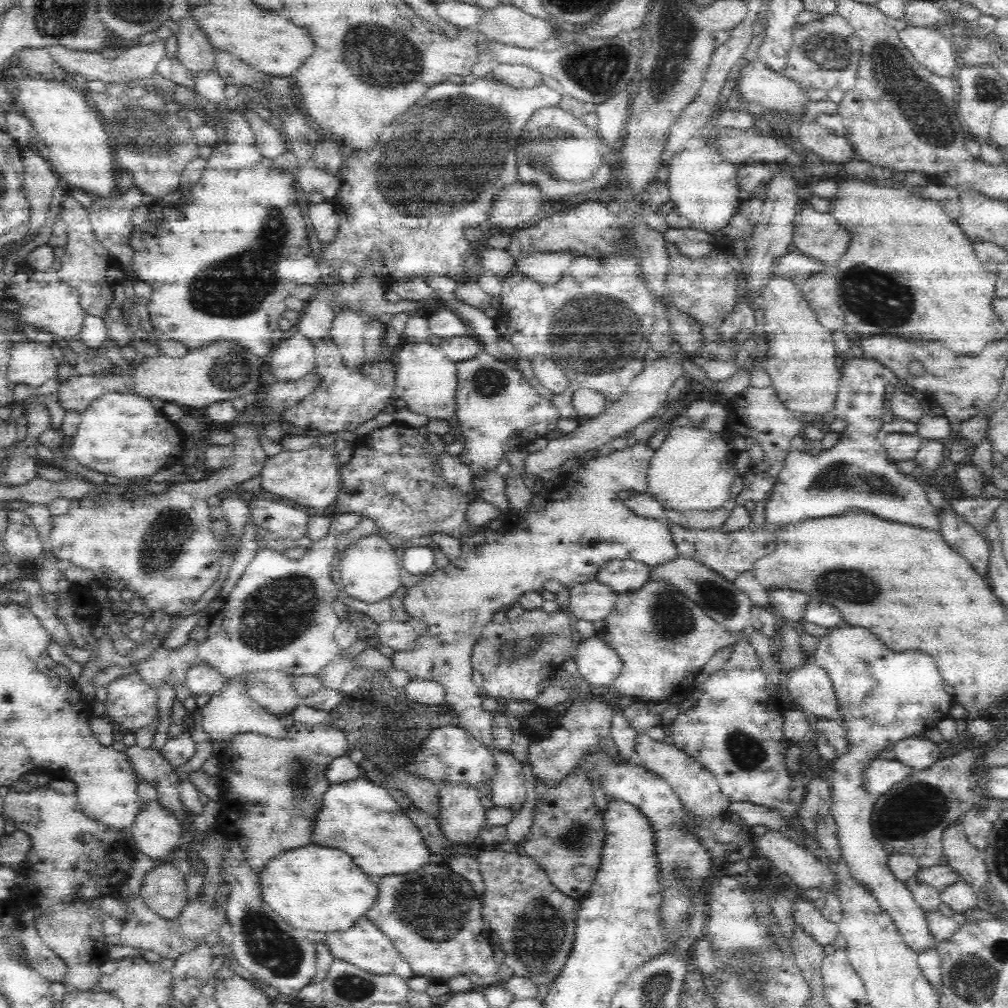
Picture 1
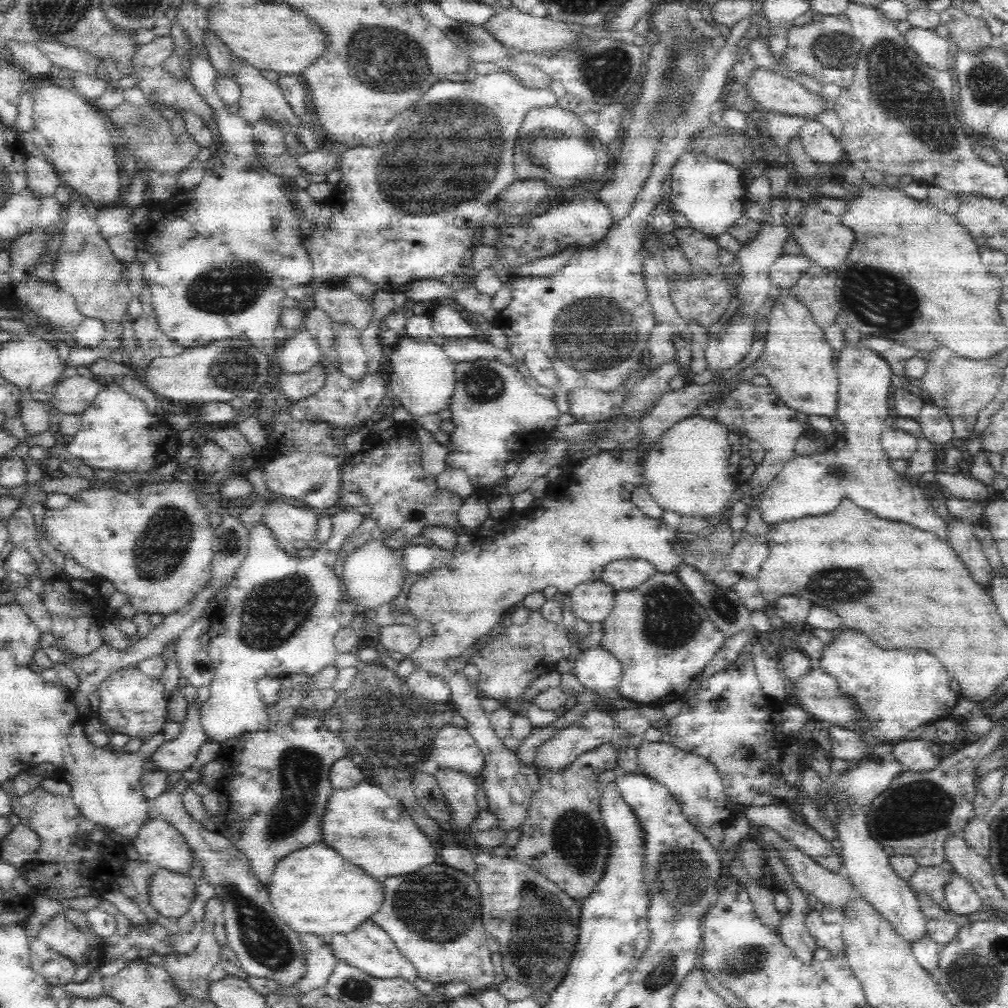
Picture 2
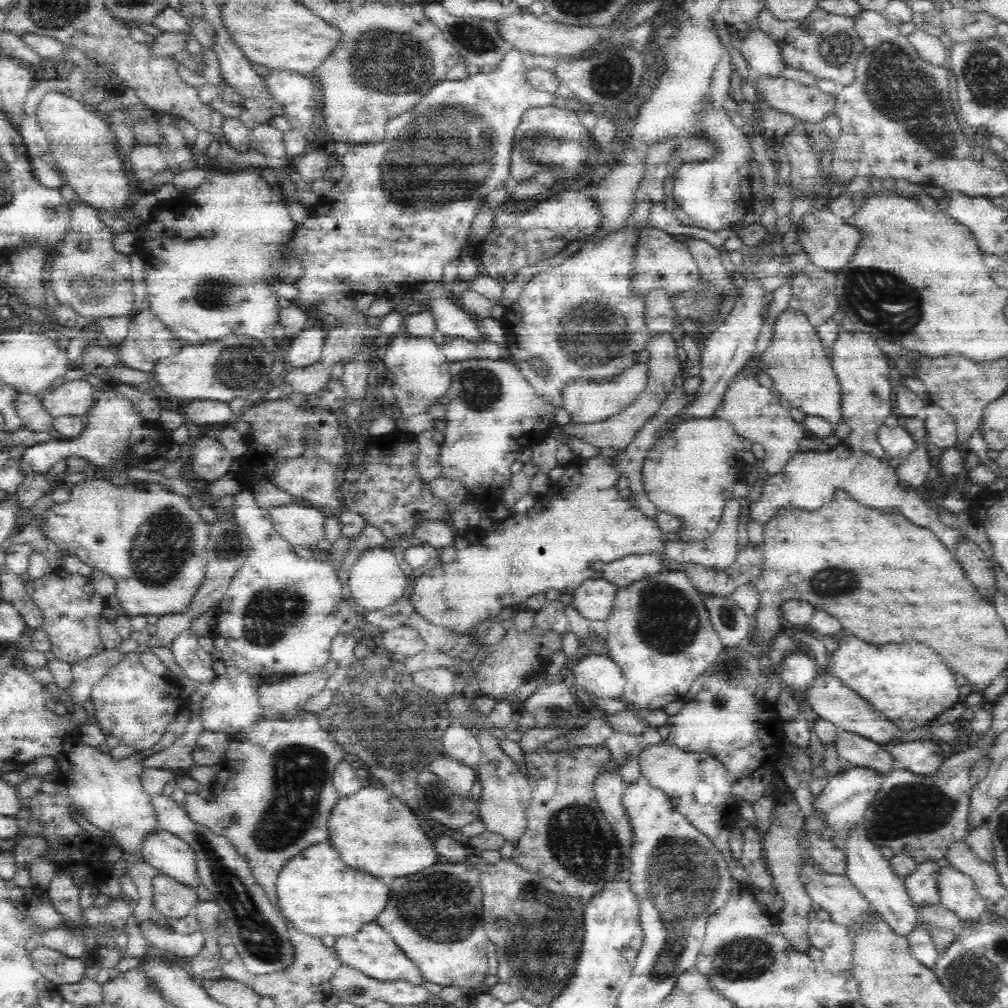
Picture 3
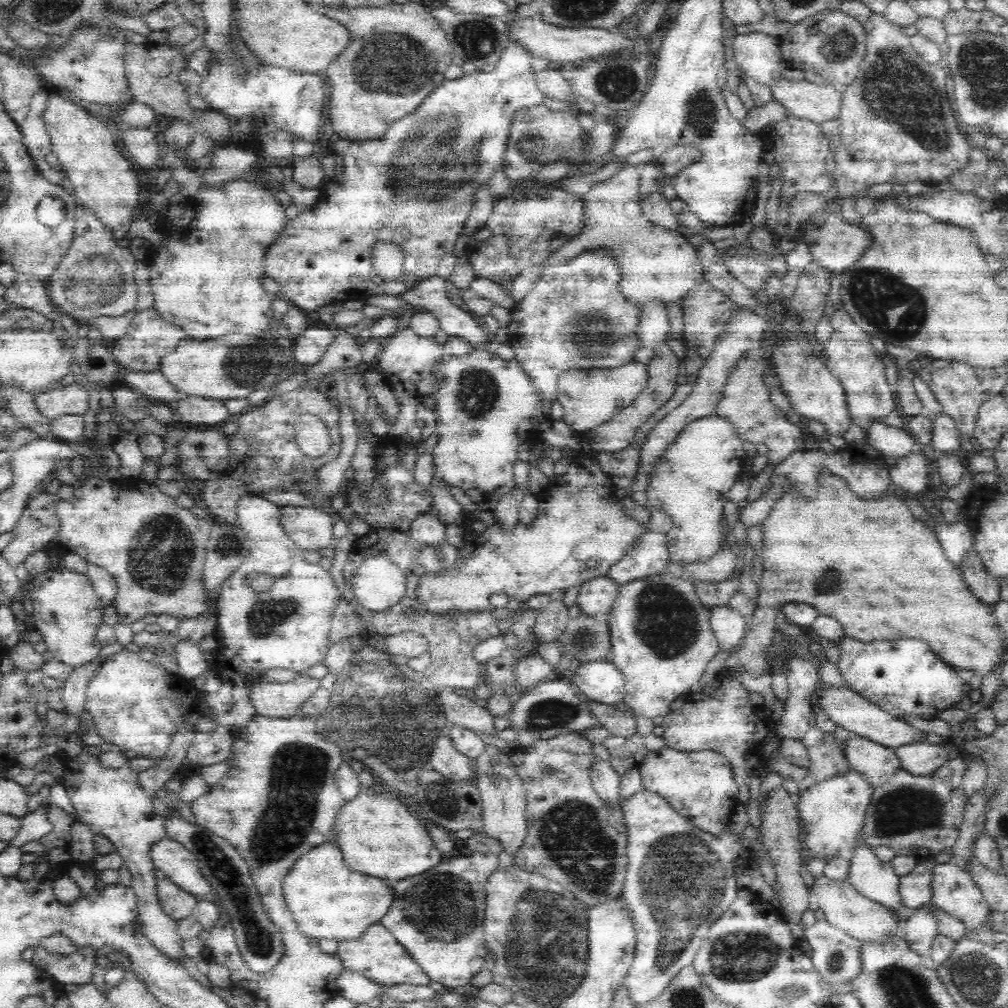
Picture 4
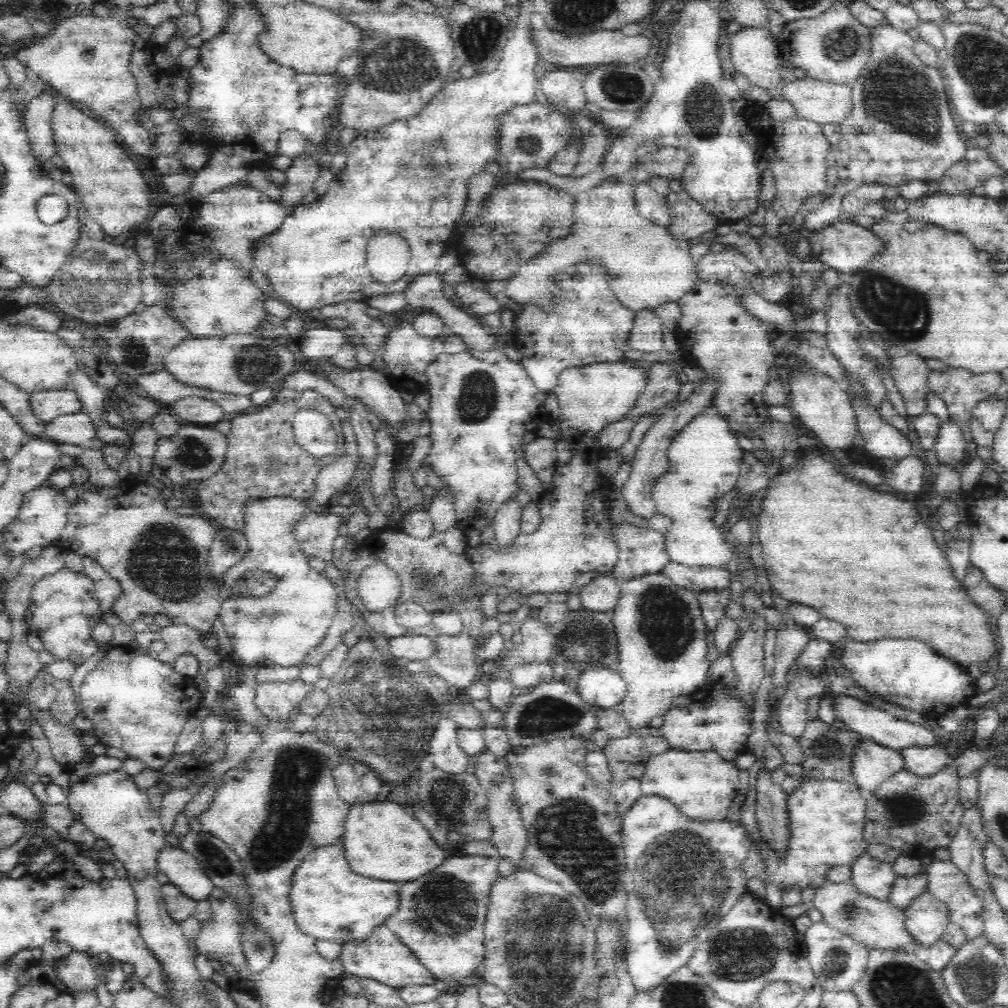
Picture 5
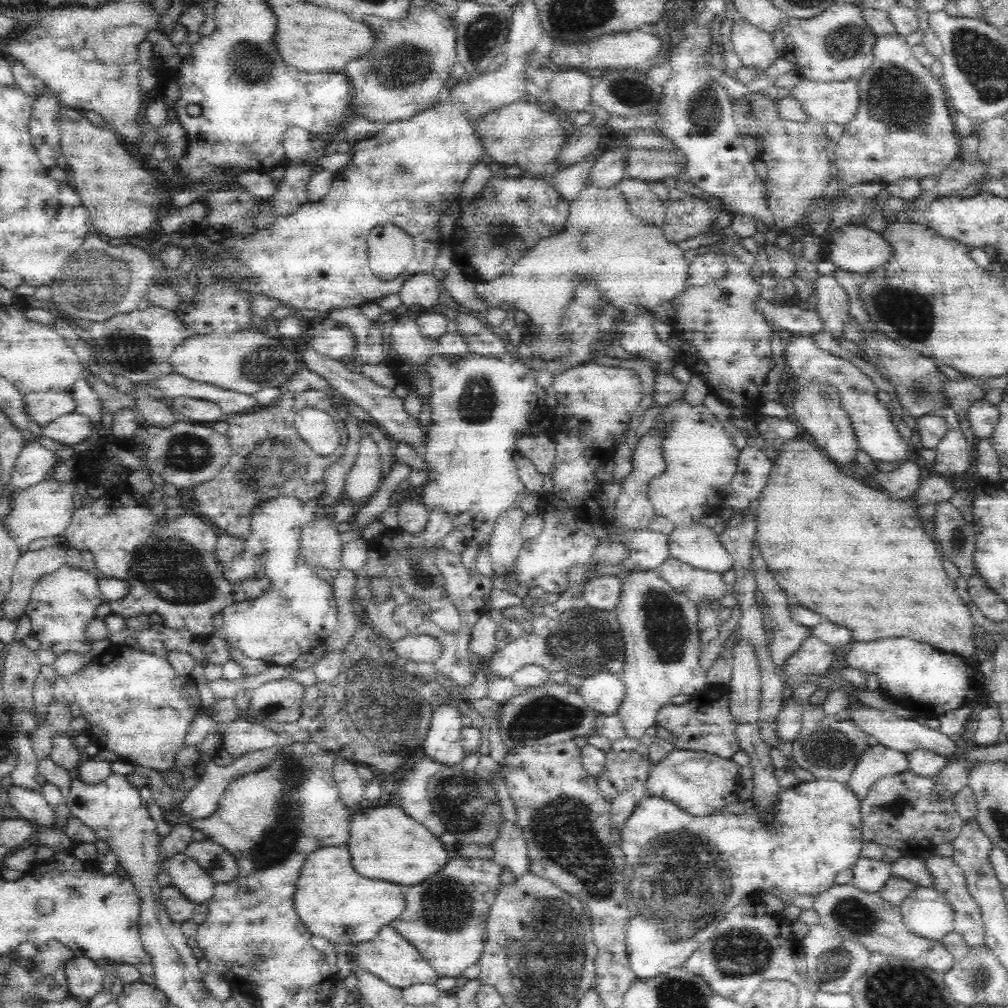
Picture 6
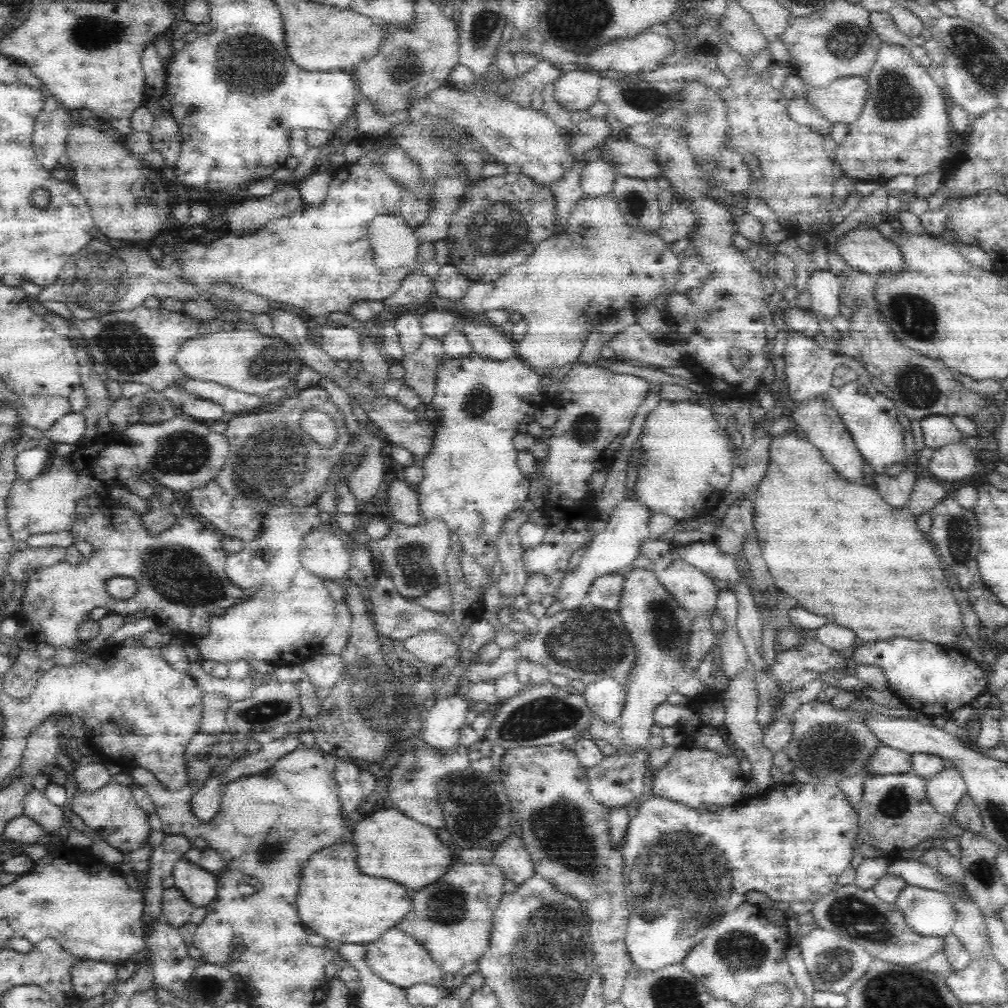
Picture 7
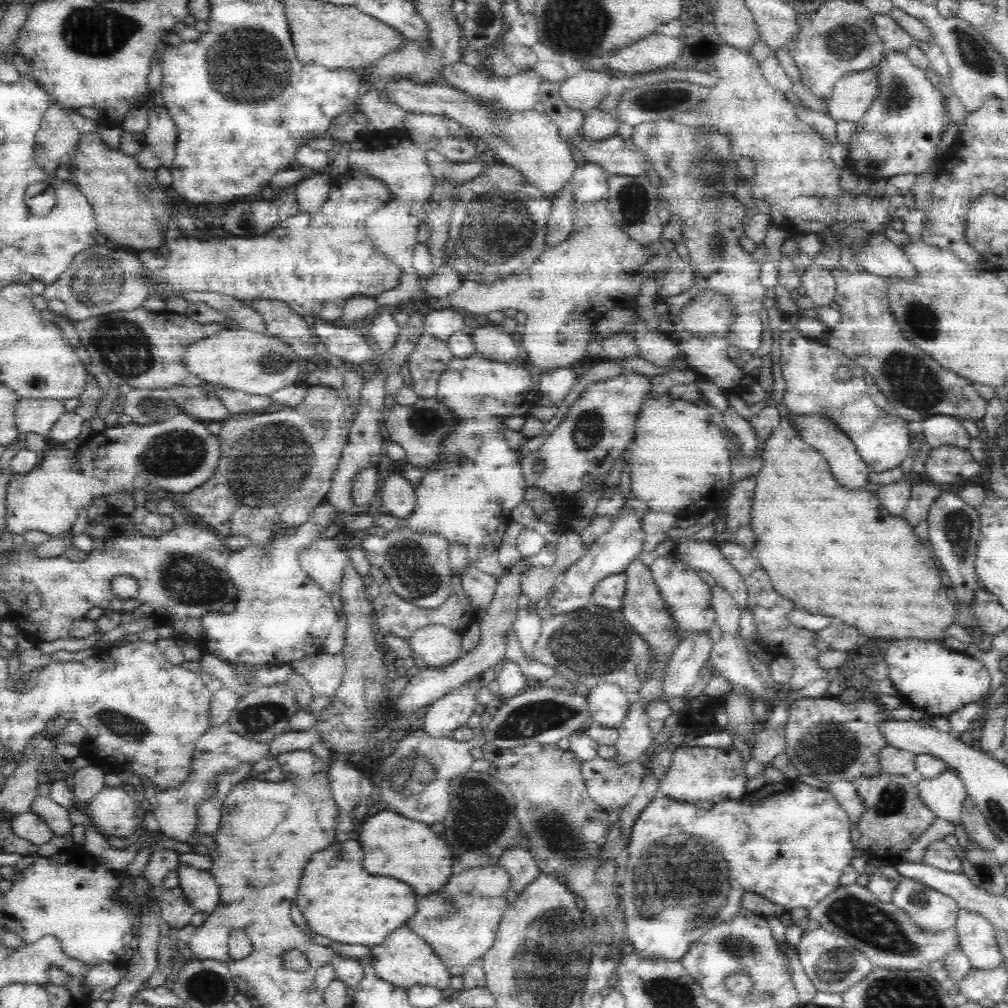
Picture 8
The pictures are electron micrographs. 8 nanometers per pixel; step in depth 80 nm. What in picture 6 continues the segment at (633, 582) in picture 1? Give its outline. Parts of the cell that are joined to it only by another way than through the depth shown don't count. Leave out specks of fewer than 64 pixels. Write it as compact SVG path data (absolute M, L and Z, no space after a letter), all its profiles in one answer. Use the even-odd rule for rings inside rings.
M649 528L634 533L620 533L618 538L626 543L627 559L624 568L635 571L655 571L670 556L669 535L652 532Z

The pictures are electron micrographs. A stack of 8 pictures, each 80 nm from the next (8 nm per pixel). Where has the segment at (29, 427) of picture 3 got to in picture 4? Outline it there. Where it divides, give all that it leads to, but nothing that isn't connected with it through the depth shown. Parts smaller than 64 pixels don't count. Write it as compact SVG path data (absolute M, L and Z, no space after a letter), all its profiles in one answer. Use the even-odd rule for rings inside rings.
M2 384L10 407L10 414L23 428L38 434L41 439L54 440L51 434L51 420L38 411L36 395L22 392L9 384Z

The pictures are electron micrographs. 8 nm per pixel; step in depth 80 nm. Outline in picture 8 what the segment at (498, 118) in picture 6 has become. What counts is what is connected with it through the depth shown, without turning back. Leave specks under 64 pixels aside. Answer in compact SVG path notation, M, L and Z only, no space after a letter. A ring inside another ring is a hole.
M394 78L386 84L385 93L388 100L404 112L437 114L460 122L468 128L471 138L482 138L488 144L491 156L521 172L528 184L545 193L550 200L569 184L580 164L570 145L562 140L554 121L539 110L506 113L502 120L496 120L486 105L440 82L424 86L410 79Z

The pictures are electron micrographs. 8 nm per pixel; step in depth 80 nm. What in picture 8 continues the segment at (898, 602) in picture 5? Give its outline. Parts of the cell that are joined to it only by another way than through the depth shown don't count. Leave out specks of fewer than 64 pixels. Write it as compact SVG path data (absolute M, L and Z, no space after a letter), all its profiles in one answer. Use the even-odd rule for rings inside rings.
M782 408L780 425L774 428L774 431L767 437L762 446L762 466L758 470L755 477L755 494L752 498L752 506L750 508L750 522L752 532L756 536L756 546L754 552L758 556L758 562L762 564L761 568L771 581L774 591L778 595L786 597L786 599L794 600L794 604L798 604L795 608L798 610L806 610L810 614L822 614L822 616L832 616L832 618L840 618L844 624L850 624L854 628L858 628L862 634L870 636L870 638L922 638L922 640L940 641L944 636L944 630L955 622L955 610L952 600L948 598L948 594L942 588L942 578L940 578L940 568L930 560L930 552L926 546L922 546L916 538L916 534L910 530L910 526L906 523L904 517L892 516L881 505L877 495L870 496L865 489L847 489L842 487L834 479L833 473L830 472L829 464L826 462L822 453L817 449L813 449L805 444L797 434L794 428L792 416L787 410Z

